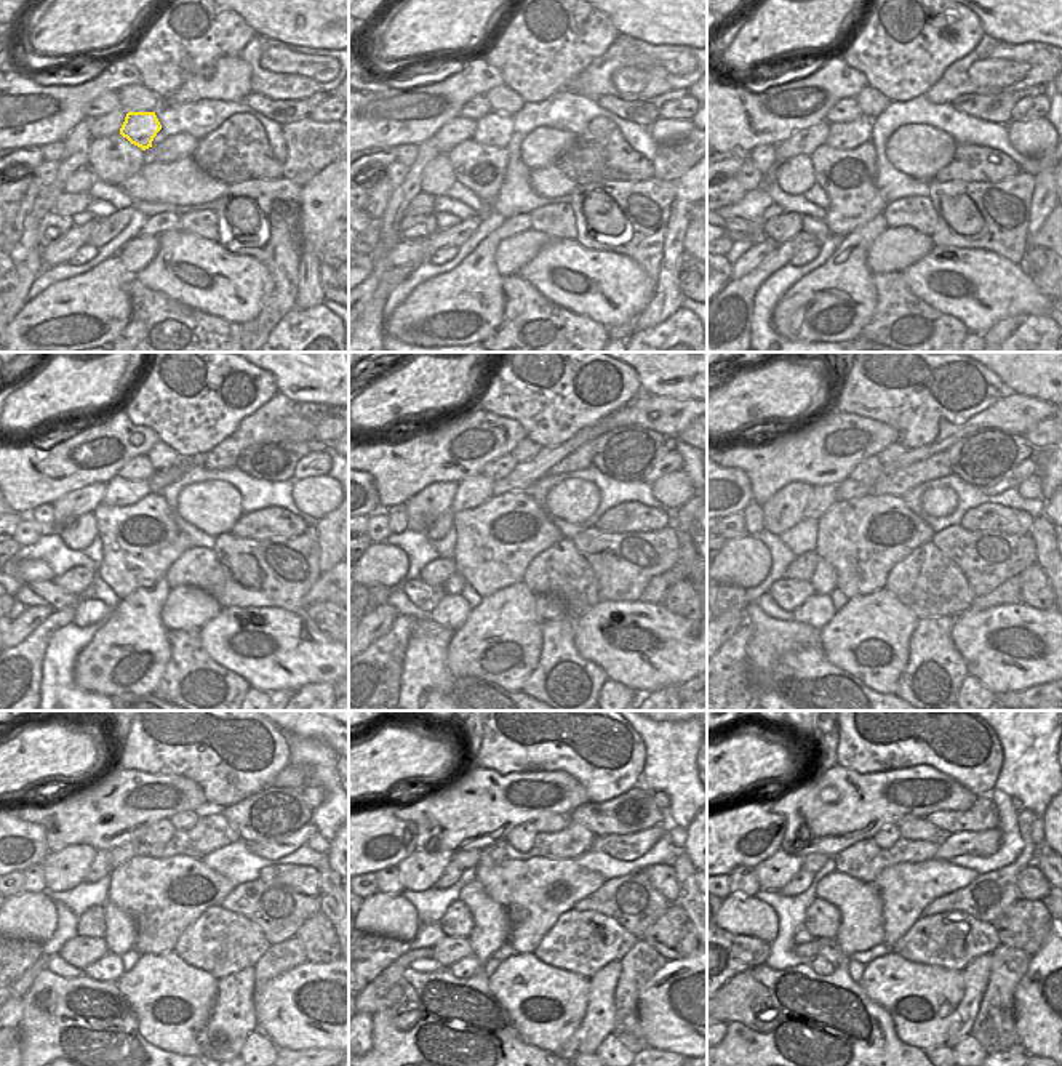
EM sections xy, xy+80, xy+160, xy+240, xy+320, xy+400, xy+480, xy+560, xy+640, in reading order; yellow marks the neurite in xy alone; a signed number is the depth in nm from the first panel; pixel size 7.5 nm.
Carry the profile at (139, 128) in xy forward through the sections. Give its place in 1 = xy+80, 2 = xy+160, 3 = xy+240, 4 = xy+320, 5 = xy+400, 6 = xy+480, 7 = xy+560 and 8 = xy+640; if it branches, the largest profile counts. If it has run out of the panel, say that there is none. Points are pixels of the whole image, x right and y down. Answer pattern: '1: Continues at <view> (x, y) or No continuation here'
1: Continues at xy+80 (495, 128)
2: Continues at xy+160 (850, 135)
3: Continues at xy+240 (120, 492)
4: Continues at xy+320 (472, 492)
5: Continues at xy+400 (824, 496)
6: Continues at xy+480 (101, 866)
7: Continues at xy+560 (451, 874)
8: Continues at xy+640 (802, 881).

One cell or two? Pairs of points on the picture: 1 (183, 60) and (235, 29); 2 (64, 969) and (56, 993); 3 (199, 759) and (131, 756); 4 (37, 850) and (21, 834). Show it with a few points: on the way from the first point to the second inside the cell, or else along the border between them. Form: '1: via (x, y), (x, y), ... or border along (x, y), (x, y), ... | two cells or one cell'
1: via (195, 47), (210, 32), (223, 32) | one cell
2: border along (47, 967), (63, 977), (79, 977), (82, 973) | two cells
3: via (183, 756), (147, 756) | one cell
4: via (32, 849), (23, 839) | one cell

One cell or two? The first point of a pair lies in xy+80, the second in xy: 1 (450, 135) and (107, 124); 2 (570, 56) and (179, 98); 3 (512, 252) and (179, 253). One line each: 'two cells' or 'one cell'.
1: one cell
2: two cells
3: two cells

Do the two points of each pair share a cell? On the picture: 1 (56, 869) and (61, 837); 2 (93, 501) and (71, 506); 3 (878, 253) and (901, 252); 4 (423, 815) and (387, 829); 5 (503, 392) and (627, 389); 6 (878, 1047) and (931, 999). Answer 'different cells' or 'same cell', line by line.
1: different cells
2: same cell
3: same cell
4: different cells
5: same cell
6: different cells

